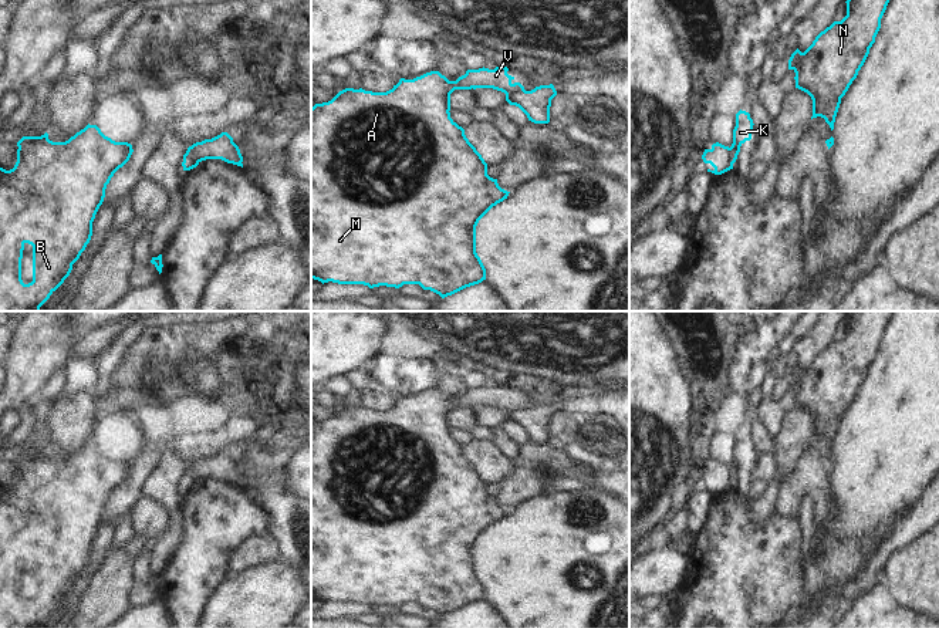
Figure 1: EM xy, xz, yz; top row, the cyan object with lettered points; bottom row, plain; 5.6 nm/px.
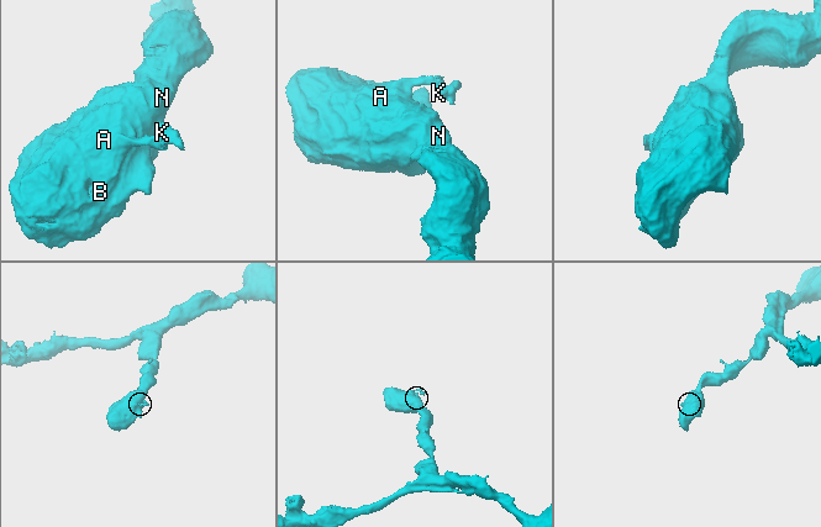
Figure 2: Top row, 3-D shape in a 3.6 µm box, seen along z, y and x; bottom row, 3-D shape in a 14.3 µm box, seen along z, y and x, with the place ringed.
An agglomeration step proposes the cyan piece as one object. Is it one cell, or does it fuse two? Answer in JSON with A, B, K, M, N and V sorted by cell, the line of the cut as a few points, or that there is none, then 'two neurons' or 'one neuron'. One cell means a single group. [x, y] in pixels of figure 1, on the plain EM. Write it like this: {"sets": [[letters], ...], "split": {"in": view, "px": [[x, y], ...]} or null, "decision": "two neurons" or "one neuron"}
{"sets": [["A", "B", "M", "N", "V"], ["K"]], "split": {"in": "xz", "px": [[523, 407], [506, 412]]}, "decision": "two neurons"}

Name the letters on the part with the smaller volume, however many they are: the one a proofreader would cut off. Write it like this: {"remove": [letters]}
{"remove": ["K"]}

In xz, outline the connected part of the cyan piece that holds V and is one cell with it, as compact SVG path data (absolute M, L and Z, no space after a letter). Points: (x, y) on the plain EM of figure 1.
M507 385L467 388L456 399L449 399L439 389L430 389L413 398L401 396L386 411L345 406L331 419L315 422L311 426L311 597L322 602L328 600L364 602L369 607L379 604L399 607L403 602L419 602L423 608L430 608L442 617L486 598L486 587L476 571L476 544L493 524L507 517L510 510L501 507L497 497L487 493L487 482L469 460L465 448L450 436L450 412L455 408L472 406L493 406L504 412L523 409L524 405L520 401L513 402L514 395L507 389Z

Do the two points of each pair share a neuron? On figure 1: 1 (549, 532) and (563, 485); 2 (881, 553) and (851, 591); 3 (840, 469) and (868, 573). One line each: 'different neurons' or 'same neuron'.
1: different neurons
2: same neuron
3: different neurons

